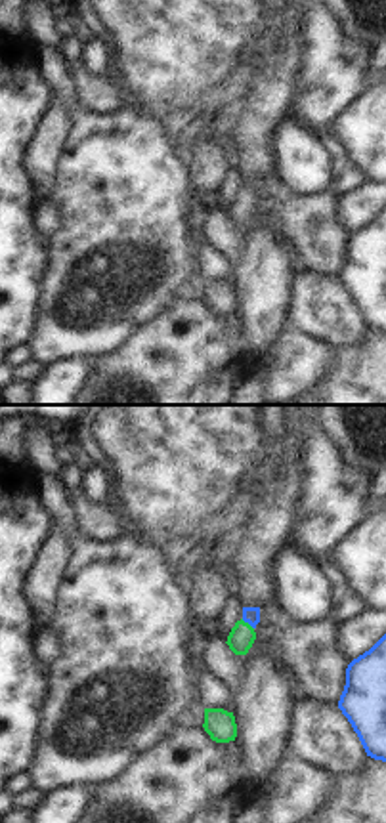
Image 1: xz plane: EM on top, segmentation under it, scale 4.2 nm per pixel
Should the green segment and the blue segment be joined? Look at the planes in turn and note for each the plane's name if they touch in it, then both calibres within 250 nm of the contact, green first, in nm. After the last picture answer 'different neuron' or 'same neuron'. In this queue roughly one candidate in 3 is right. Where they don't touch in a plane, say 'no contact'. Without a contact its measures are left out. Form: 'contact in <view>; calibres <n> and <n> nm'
contact in xz; calibres 110 and 70 nm

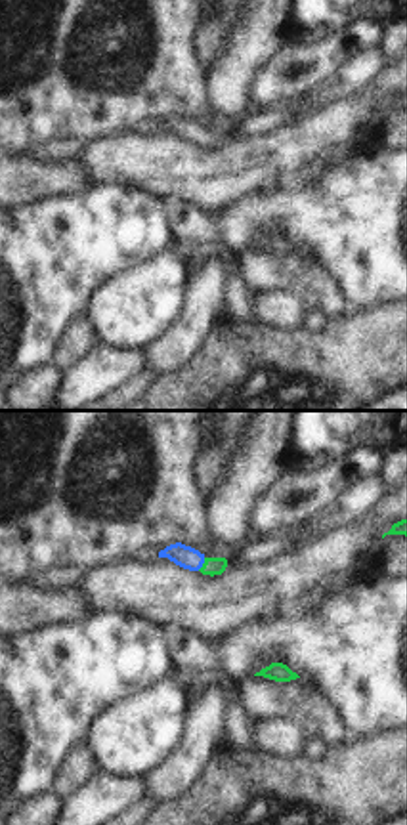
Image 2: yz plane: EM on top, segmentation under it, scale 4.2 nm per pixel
contact in yz; calibres 80 and 90 nm

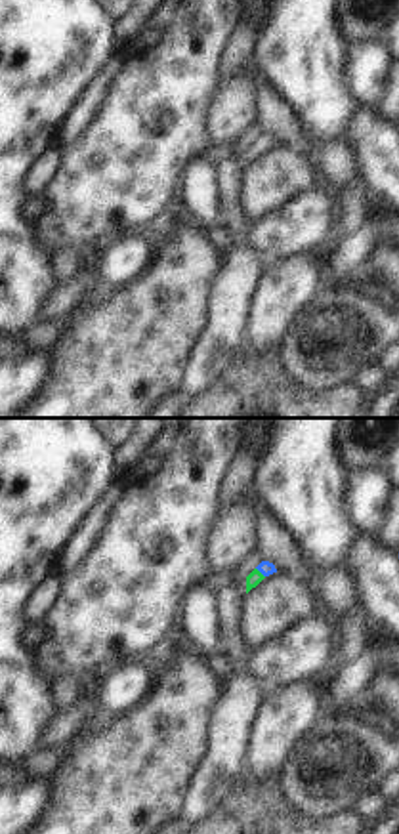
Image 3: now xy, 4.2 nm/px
contact in xy; calibres 60 and 60 nm

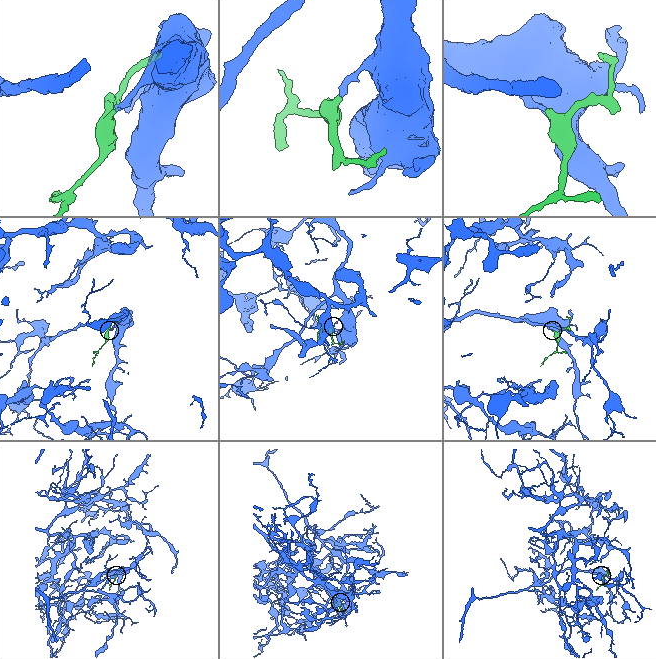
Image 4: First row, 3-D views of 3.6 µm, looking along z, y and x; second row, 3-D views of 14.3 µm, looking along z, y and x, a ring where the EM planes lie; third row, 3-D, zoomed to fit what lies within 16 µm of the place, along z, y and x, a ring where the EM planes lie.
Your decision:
same neuron

